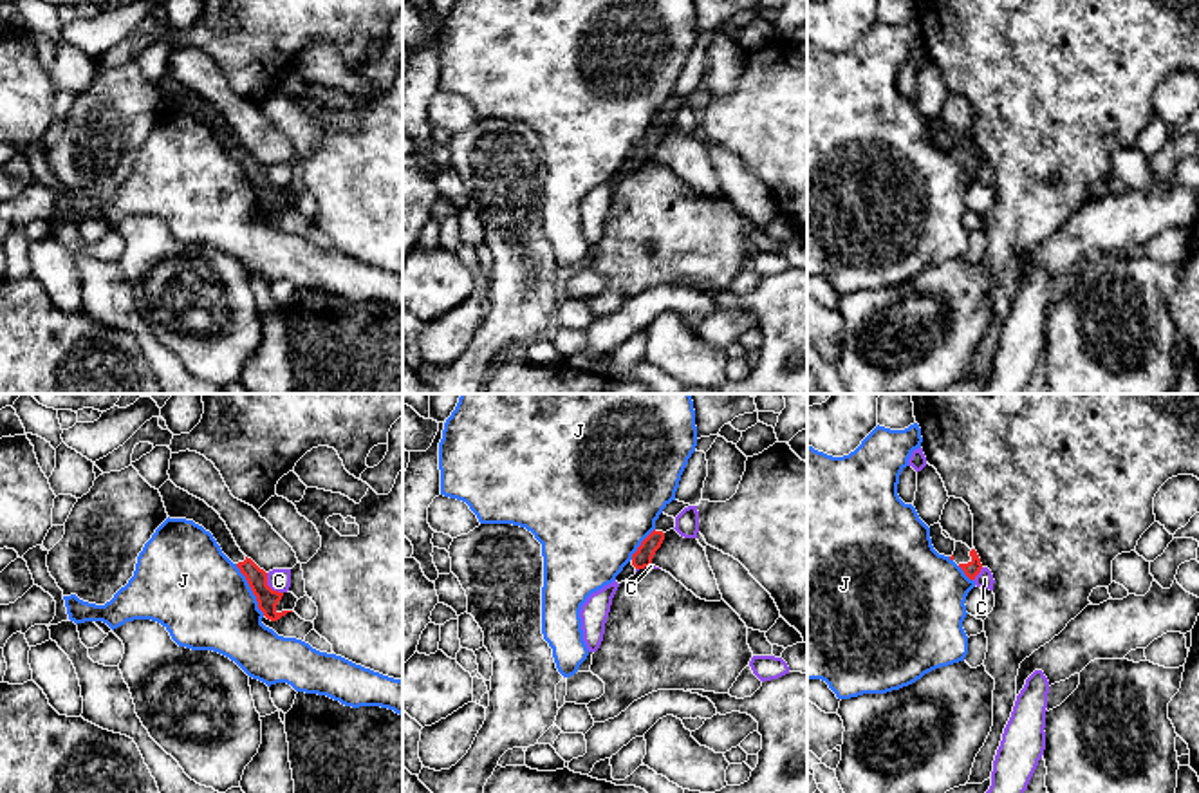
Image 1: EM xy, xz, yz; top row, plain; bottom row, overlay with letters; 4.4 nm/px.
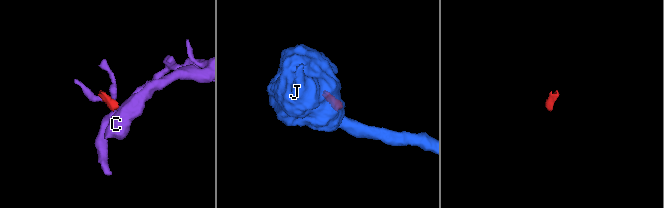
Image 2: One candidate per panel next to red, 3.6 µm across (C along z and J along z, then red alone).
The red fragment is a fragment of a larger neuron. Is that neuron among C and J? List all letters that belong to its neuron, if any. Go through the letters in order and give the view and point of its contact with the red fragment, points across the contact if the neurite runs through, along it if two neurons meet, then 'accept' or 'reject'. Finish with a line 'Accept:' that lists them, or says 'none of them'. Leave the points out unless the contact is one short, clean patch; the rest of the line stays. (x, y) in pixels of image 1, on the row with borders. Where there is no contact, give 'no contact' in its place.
C: xy (268, 586) | along xy (266, 573), (266, 582), (282, 593) | reject
J: xy (251, 589) | along xy (235, 564), (264, 615) | reject
Accept: none of them

